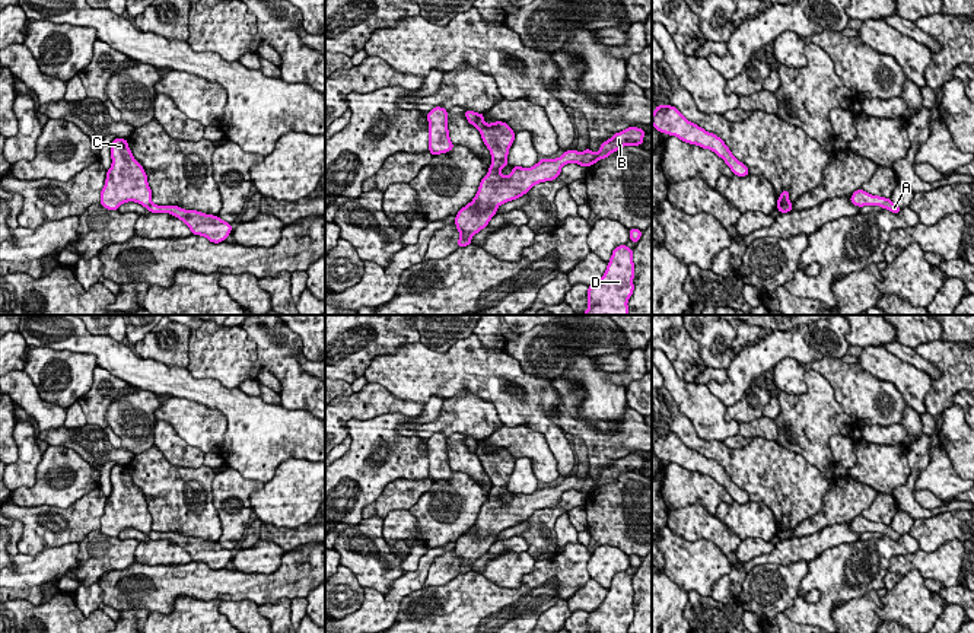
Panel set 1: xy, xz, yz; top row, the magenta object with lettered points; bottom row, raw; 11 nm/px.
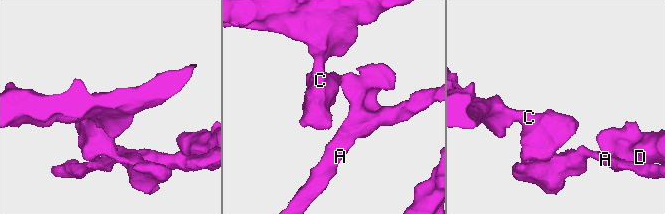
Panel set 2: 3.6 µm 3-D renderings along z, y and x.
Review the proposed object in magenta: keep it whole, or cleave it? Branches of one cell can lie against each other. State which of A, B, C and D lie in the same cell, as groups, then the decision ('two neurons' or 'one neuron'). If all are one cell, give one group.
groups A B D / C; two neurons

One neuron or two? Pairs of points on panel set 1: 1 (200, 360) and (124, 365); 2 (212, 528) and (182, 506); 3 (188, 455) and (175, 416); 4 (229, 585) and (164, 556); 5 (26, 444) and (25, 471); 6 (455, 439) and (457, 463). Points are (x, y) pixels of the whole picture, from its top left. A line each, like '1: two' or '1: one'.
1: two
2: one
3: two
4: two
5: one
6: one

